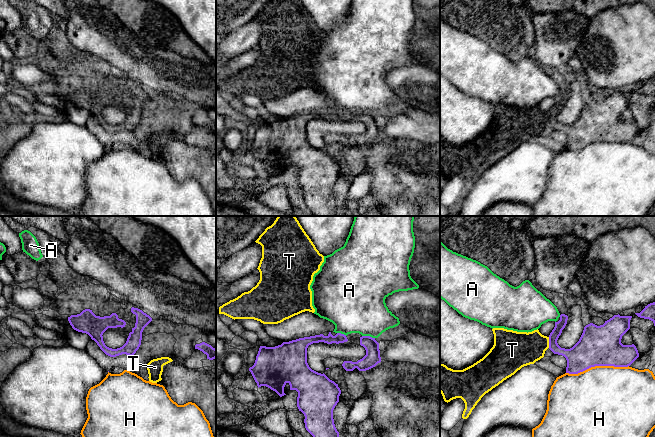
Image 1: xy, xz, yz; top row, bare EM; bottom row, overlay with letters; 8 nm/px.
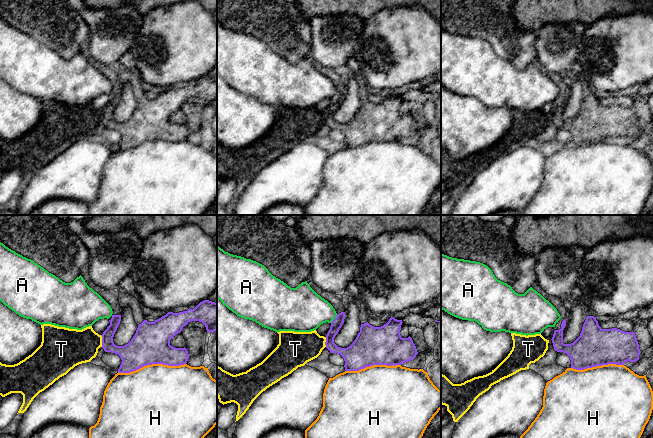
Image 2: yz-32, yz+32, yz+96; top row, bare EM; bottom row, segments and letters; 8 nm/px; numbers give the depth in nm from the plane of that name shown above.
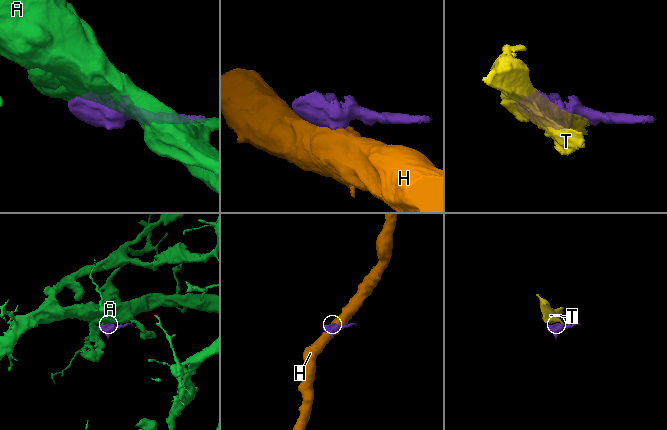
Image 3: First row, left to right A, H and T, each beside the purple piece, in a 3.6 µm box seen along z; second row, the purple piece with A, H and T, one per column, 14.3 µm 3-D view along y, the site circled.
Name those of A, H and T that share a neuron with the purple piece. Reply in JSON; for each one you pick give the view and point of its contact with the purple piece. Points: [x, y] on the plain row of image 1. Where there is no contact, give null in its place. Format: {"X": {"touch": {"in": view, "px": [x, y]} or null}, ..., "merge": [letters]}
{"merge": []}

